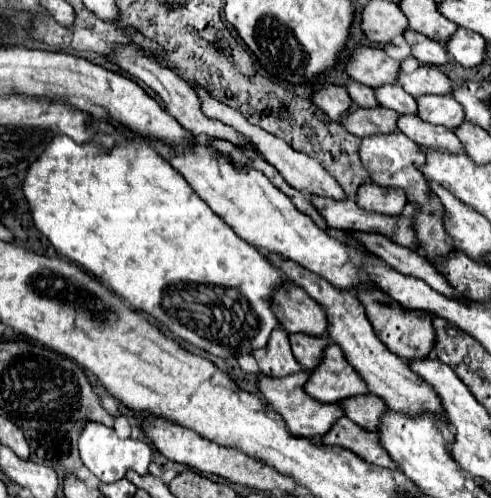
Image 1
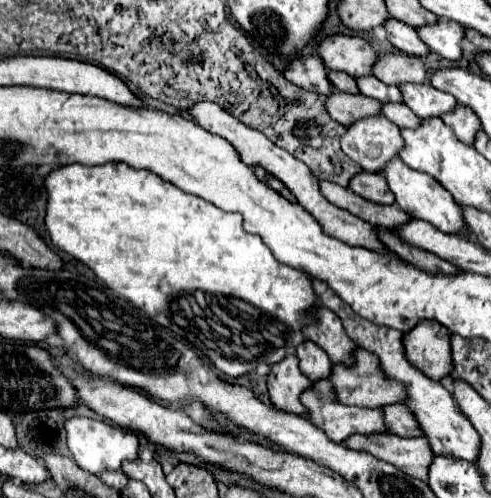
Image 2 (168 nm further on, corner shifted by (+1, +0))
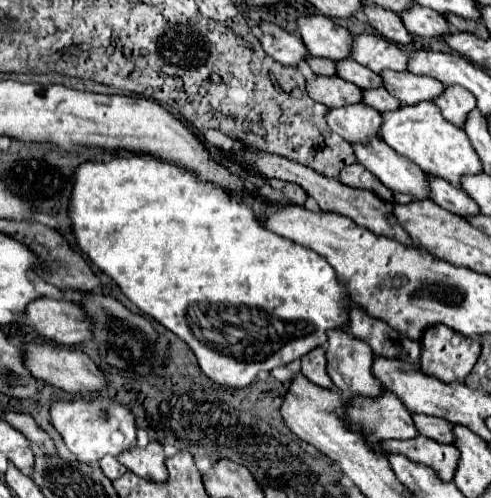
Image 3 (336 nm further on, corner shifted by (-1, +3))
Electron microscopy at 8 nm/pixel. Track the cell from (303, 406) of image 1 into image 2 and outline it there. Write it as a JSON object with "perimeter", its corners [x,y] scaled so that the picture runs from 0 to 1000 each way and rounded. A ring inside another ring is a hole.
{"perimeter":[[[668,759],[640,767],[635,779],[615,791],[615,811],[627,819],[627,843],[644,855],[660,851],[656,863],[664,867],[664,876],[672,876],[672,884],[680,884],[688,892],[701,888],[705,880],[713,880],[717,871],[754,876],[754,871],[782,871],[786,867],[778,819],[733,819],[733,815],[709,815],[709,811],[688,807],[676,767]]]}

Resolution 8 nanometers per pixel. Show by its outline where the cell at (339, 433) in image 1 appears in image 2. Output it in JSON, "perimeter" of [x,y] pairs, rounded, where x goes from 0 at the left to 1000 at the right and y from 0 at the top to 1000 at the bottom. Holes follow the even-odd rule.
{"perimeter":[[[782,871],[782,876],[713,876],[705,884],[705,896],[713,904],[737,904],[754,908],[770,924],[786,924],[790,932],[802,932],[831,956],[843,956],[859,968],[872,968],[872,940],[880,932],[880,900],[868,876],[859,880],[819,880],[807,871]]]}

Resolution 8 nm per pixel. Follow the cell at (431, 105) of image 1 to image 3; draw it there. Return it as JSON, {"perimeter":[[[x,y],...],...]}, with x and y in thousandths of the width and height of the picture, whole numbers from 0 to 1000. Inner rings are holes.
{"perimeter":[[[778,143],[774,147],[786,171],[786,183],[815,199],[823,211],[851,211],[859,203],[884,203],[904,187],[904,171],[880,155],[839,151],[831,143]]]}

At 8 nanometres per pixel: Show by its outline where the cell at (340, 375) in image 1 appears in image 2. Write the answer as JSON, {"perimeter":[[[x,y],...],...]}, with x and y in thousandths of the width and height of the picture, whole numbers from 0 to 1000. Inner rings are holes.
{"perimeter":[[[725,703],[725,731],[705,739],[705,735],[680,735],[676,739],[676,771],[684,783],[684,795],[692,807],[701,811],[721,811],[721,815],[790,815],[790,811],[819,811],[831,795],[827,795],[827,779],[823,771],[786,759],[786,751],[774,739],[774,723],[766,711],[749,707],[749,703]]]}

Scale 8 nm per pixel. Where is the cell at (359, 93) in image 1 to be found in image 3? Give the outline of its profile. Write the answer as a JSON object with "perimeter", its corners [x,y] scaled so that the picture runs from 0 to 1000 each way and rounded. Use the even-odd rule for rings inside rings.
{"perimeter":[[[623,114],[623,127],[631,131],[631,139],[635,139],[644,151],[668,151],[668,155],[688,151],[688,147],[684,147],[684,127],[680,127],[680,122],[672,122],[672,118]]]}

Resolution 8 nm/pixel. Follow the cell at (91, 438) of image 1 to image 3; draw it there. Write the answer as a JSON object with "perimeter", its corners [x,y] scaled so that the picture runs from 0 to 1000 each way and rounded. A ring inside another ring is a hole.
{"perimeter":[[[196,797],[187,805],[118,805],[102,821],[102,841],[110,861],[126,873],[134,898],[155,914],[159,926],[196,930],[212,914],[240,918],[277,894],[277,849],[261,817],[236,813],[224,801]]]}

